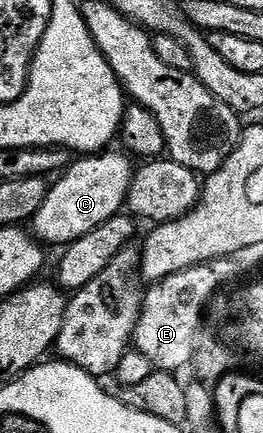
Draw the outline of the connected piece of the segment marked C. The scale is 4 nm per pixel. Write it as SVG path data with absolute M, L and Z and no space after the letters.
M100 151L94 155L83 155L72 160L58 178L60 181L56 185L54 182L48 188L45 203L41 203L41 211L37 211L37 215L29 222L30 232L36 241L47 247L50 245L66 247L81 239L81 235L89 235L93 227L101 227L101 223L124 212L133 161L122 151L111 152Z

